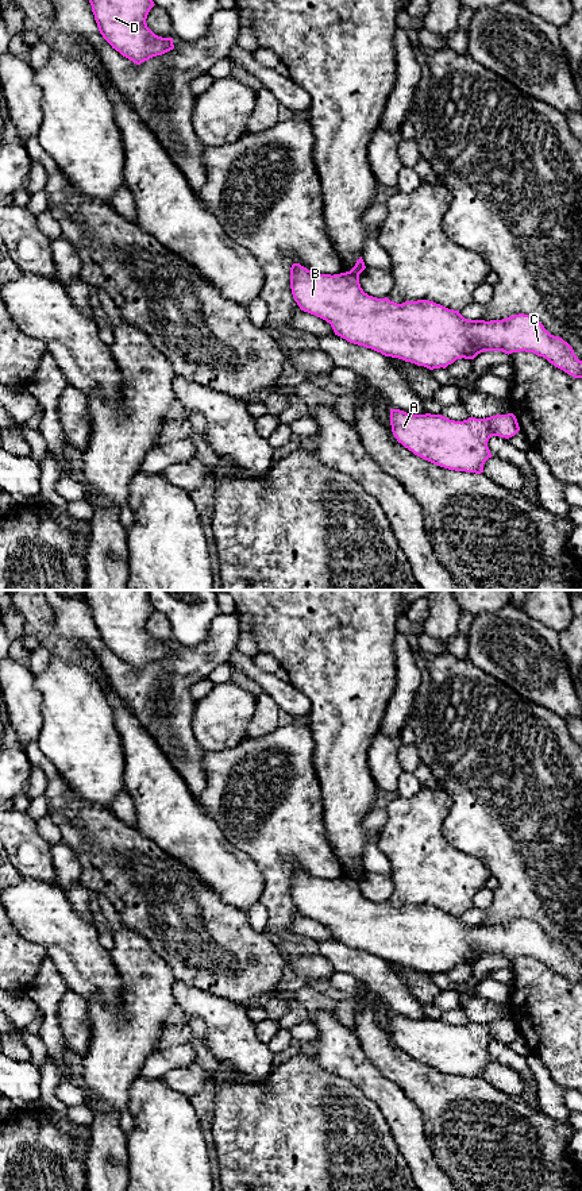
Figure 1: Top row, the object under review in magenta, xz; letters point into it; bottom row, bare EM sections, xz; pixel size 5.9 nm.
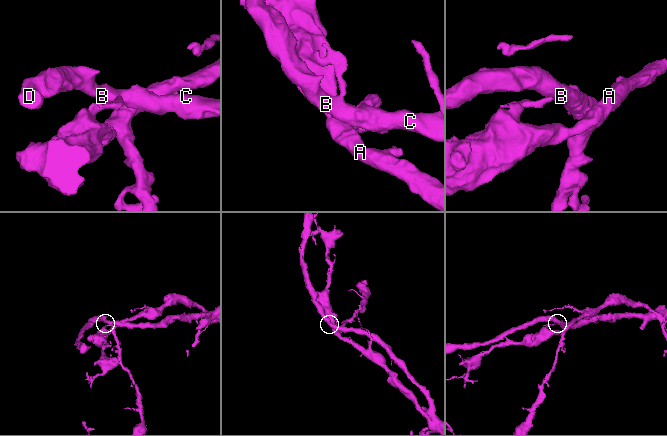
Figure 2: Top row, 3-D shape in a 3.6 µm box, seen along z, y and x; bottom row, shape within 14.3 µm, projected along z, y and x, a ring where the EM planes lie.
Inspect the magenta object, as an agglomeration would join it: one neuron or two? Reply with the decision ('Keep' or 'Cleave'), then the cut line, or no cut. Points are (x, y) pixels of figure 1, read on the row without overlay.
Cleave. Split along xz (349, 877), (358, 881)

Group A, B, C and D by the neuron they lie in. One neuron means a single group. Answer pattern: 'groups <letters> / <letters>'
groups A / B C D

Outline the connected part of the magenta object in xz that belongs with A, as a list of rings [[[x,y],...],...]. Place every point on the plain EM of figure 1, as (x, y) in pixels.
[[[390,1014],[390,1030],[397,1047],[415,1060],[448,1075],[475,1079],[483,1078],[485,1067],[493,1061],[487,1052],[492,1041],[509,1044],[520,1036],[513,1018],[455,1026]]]

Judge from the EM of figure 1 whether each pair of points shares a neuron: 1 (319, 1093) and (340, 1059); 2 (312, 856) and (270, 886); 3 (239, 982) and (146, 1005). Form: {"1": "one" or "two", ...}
{"1": "two", "2": "one", "3": "two"}

